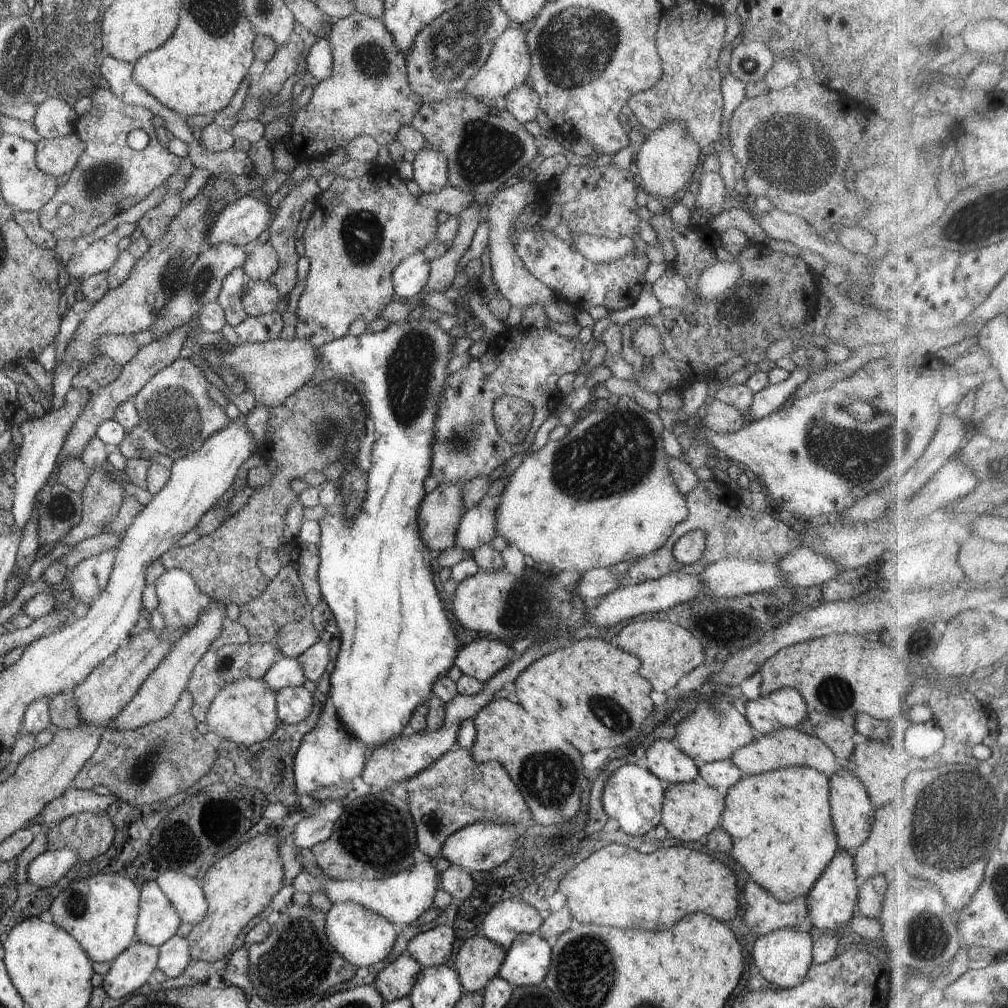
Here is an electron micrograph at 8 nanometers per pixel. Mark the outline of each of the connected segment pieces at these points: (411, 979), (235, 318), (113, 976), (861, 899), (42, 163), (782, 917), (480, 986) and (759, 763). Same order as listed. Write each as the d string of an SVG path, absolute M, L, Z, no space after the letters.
M402 953L377 974L374 986L386 1002L409 996L422 969L410 953Z
M238 267L226 275L223 280L217 302L224 311L225 321L228 325L239 325L248 317L241 301L241 294L249 279L243 267Z
M138 940L111 962L110 969L103 976L102 988L114 1000L134 994L149 981L158 966L158 959L159 947Z
M877 874L859 882L857 906L861 915L879 917L889 882L882 874Z
M75 132L53 139L41 138L36 145L38 168L54 178L69 173L77 165L85 147Z
M756 881L746 884L744 892L746 912L744 920L750 932L759 936L778 929L796 929L808 916L807 897L798 897L788 902L775 899Z
M482 934L464 942L454 960L464 992L482 992L499 974L506 953L505 949Z
M783 728L761 735L750 744L738 748L729 758L743 772L744 776L757 775L779 768L805 766L819 770L829 777L841 766L836 764L836 757L816 735L804 733L796 728Z

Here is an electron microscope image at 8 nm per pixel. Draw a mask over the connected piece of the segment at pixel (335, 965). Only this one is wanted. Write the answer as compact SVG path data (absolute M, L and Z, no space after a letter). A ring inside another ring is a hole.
M292 901L288 908L284 908L284 912L272 910L272 914L268 914L268 920L265 921L270 926L268 938L260 944L252 944L248 950L248 976L254 984L256 994L262 1000L274 1006L288 1006L328 998L338 993L338 990L334 992L336 986L340 988L340 992L346 991L344 982L351 979L358 968L342 958L328 942L325 933L325 913L322 910L314 910L311 904L301 907Z

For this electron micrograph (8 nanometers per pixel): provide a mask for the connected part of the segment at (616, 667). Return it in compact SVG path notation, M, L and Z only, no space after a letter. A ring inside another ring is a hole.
M583 638L570 646L558 647L549 655L534 661L511 684L516 691L518 703L540 724L540 736L554 738L562 736L581 754L599 748L618 748L629 744L639 736L644 720L648 719L655 706L650 699L653 686L639 673L641 660L637 656L618 648L610 641L599 638Z

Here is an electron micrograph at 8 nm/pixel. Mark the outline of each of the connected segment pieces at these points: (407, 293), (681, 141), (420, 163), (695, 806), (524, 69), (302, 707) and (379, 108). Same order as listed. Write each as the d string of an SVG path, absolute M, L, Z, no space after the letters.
M422 251L405 258L392 273L392 282L401 299L412 299L418 296L429 279L431 261Z
M670 121L656 130L650 131L644 136L645 139L639 142L640 150L636 156L636 166L638 173L636 181L638 186L642 186L646 194L657 198L672 198L676 192L684 190L691 183L694 170L700 162L701 146L687 133L687 128L682 121Z
M428 145L413 161L413 180L423 193L440 192L448 185L448 165L444 153Z
M702 778L687 783L665 783L661 824L667 834L679 842L703 841L707 834L721 826L725 809L725 795Z
M519 25L508 27L495 40L494 46L482 68L468 81L464 88L465 97L474 97L493 103L494 99L506 96L511 90L525 84L531 69L531 54L526 42L526 33Z
M303 686L279 690L276 693L279 722L285 725L302 722L310 714L314 701L313 694Z
M358 11L335 21L326 37L333 54L332 74L326 80L318 82L308 104L295 112L292 121L287 121L290 125L288 137L294 142L294 136L300 136L304 140L302 144L304 150L312 146L312 150L316 152L327 153L337 148L346 148L353 138L360 135L371 136L379 145L389 145L396 141L396 133L403 126L411 124L414 115L424 102L410 88L407 79L406 54L397 47L394 37L381 20L370 18Z

